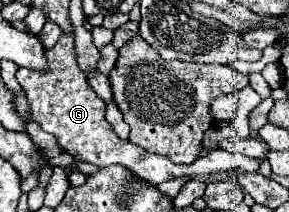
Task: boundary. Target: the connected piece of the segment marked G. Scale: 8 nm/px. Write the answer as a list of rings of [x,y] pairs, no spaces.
[[[63,33],[51,49],[45,49],[45,57],[47,57],[45,71],[19,69],[17,81],[29,101],[29,119],[35,121],[43,131],[51,133],[57,139],[57,143],[75,159],[93,163],[97,167],[109,167],[119,163],[133,169],[135,173],[139,173],[139,177],[145,177],[155,185],[179,177],[209,175],[223,169],[241,168],[249,172],[259,170],[261,159],[249,158],[239,153],[231,154],[221,149],[211,151],[191,165],[175,165],[165,157],[151,155],[149,151],[133,145],[131,141],[119,139],[105,119],[105,103],[87,85],[85,73],[77,65],[75,37],[71,33]]]

